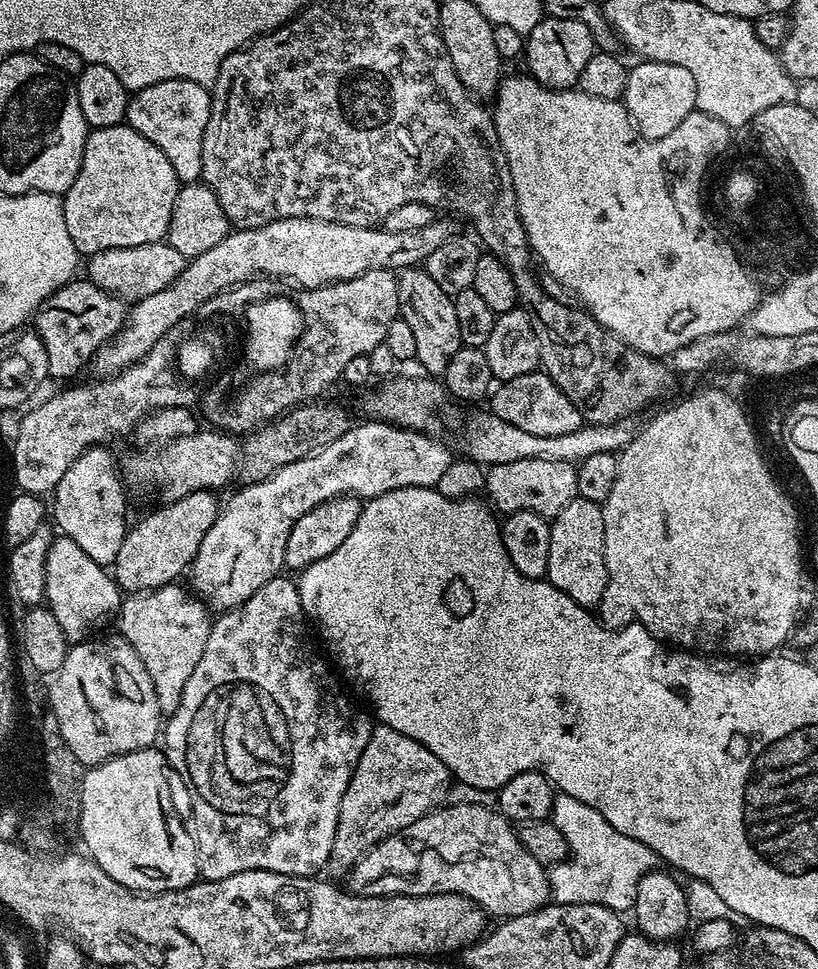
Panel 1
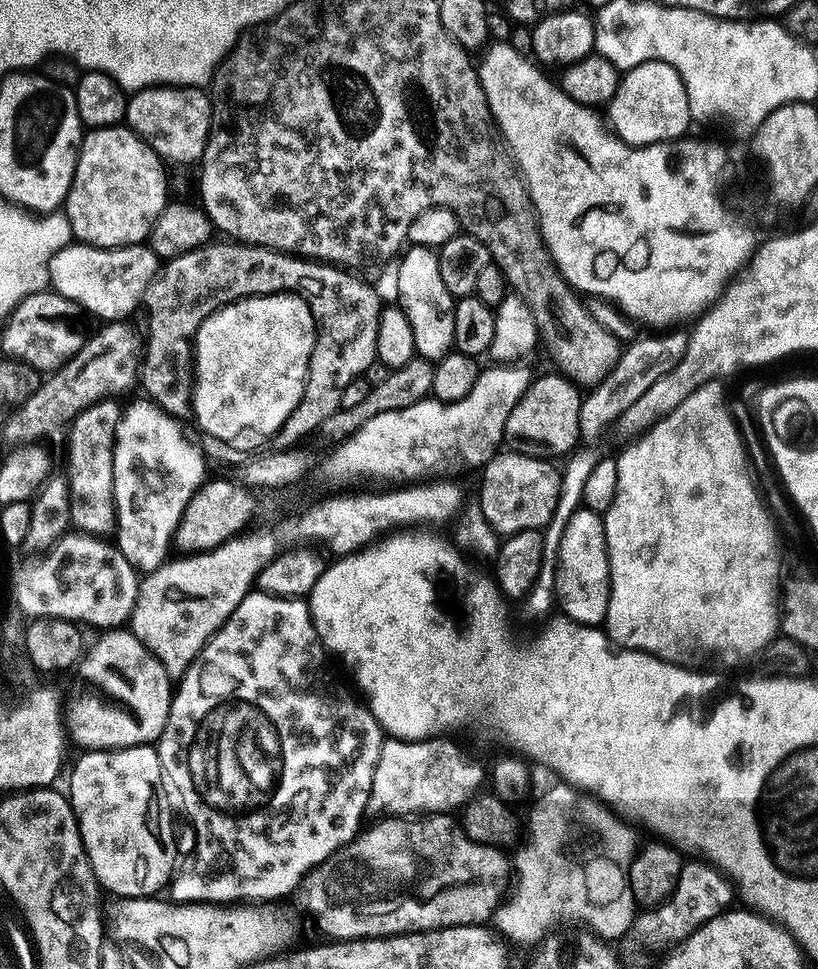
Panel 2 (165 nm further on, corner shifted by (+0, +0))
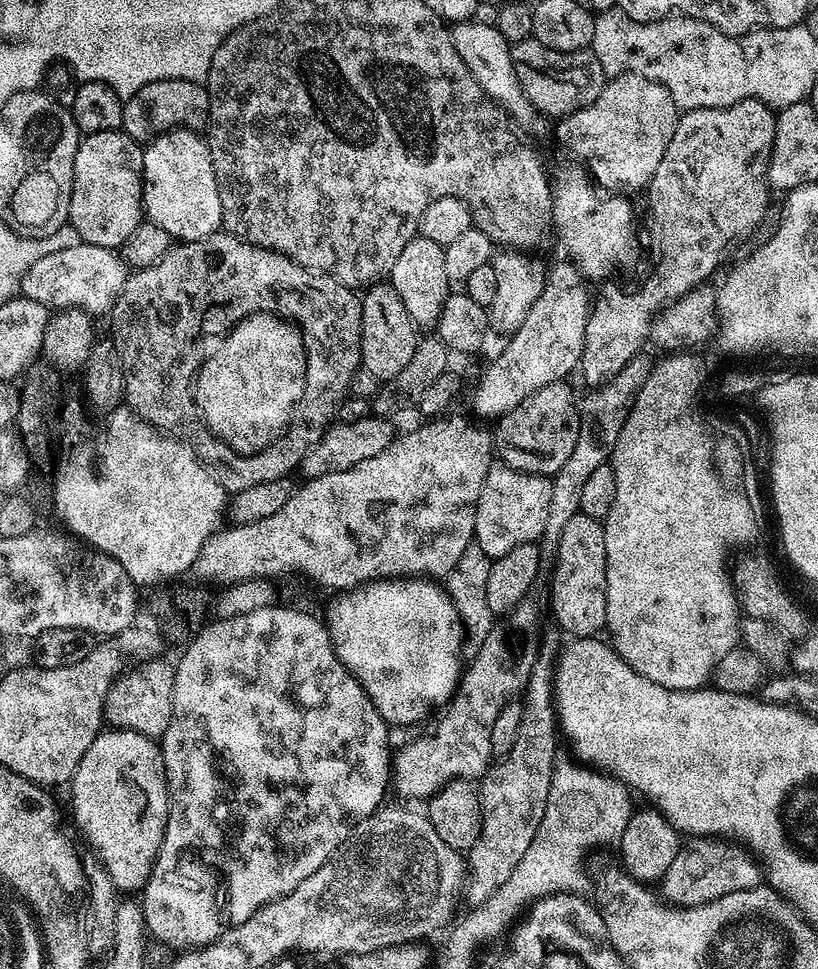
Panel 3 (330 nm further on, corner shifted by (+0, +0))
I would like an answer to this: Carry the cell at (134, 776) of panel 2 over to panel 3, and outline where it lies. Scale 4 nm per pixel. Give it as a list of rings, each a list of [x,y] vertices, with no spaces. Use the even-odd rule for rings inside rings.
[[[125,728],[101,731],[94,738],[90,750],[86,750],[70,781],[71,788],[76,824],[81,834],[96,847],[95,855],[110,874],[114,886],[124,894],[139,893],[152,873],[152,865],[156,863],[156,856],[160,852],[164,827],[168,821],[168,780],[164,777],[164,753],[159,743],[151,736],[143,736]]]

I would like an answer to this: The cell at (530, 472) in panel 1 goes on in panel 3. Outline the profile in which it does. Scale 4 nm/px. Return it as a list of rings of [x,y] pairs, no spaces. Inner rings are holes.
[[[503,462],[493,463],[478,498],[474,544],[495,558],[510,554],[516,546],[537,543],[544,534],[551,489],[549,477],[519,472]]]

